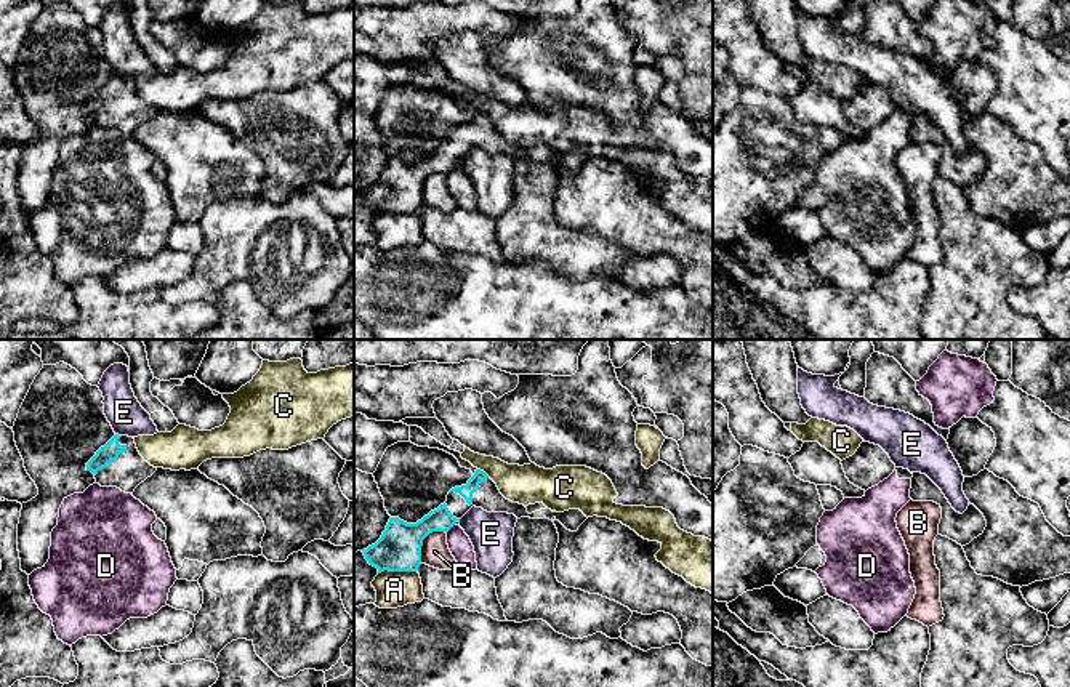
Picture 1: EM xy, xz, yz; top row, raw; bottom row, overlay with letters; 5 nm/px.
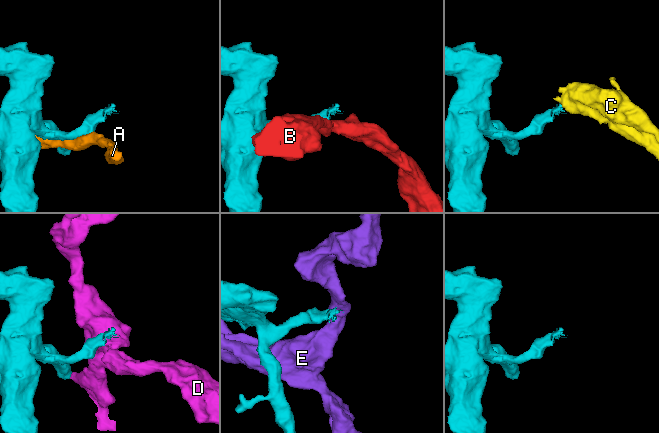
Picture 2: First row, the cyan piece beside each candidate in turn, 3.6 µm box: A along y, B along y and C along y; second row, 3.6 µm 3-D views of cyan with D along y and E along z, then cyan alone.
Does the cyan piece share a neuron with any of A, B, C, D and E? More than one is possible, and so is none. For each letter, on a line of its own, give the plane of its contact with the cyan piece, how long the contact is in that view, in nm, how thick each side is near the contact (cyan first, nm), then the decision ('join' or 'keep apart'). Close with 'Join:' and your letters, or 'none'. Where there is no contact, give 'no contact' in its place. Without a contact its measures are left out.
A: xz | 190 nm | 220/180 nm | keep apart
B: xz | 200 nm | 220/140 nm | keep apart
C: xz | 80 nm | 70/200 nm | keep apart
D: xz | 60 nm | 200/120 nm | keep apart
E: xy | 40 nm | 90/180 nm | keep apart
Join: none

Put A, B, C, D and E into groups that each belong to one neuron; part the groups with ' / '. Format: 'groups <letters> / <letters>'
groups A / B / C / D / E

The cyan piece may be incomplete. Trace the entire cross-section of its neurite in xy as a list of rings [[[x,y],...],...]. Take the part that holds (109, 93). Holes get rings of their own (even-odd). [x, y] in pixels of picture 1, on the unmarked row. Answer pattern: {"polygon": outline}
{"polygon": [[[115,75],[86,104],[101,128],[117,128],[125,135],[151,119],[157,109],[151,107],[138,93],[135,80]]]}

